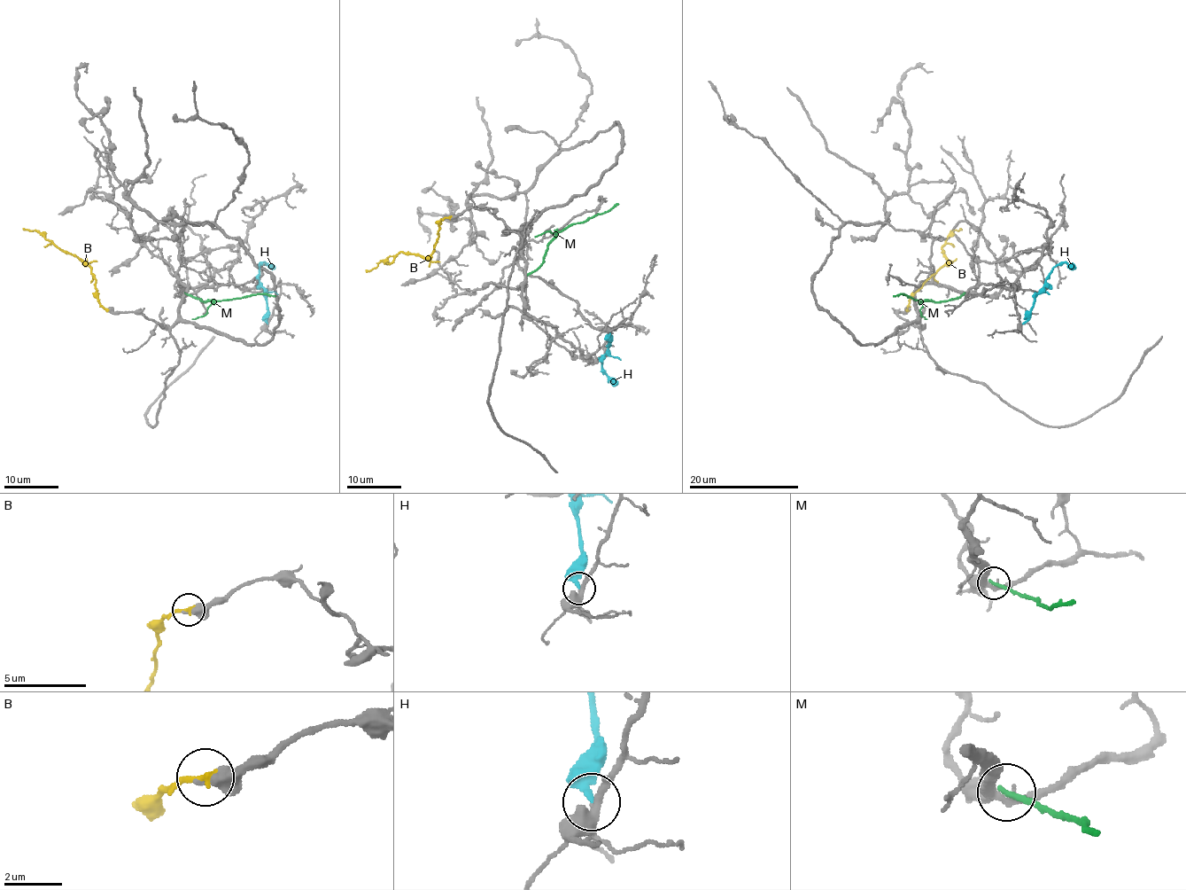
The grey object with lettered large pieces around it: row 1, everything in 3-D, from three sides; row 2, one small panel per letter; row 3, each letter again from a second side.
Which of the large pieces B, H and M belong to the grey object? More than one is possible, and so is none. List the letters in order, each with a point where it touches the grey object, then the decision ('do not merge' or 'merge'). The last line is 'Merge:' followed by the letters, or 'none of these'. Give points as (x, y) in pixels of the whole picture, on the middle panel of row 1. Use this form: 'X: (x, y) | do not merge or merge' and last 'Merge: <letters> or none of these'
B: (449, 217) | do not merge
H: (609, 334) | do not merge
M: (529, 274) | do not merge
Merge: none of these

